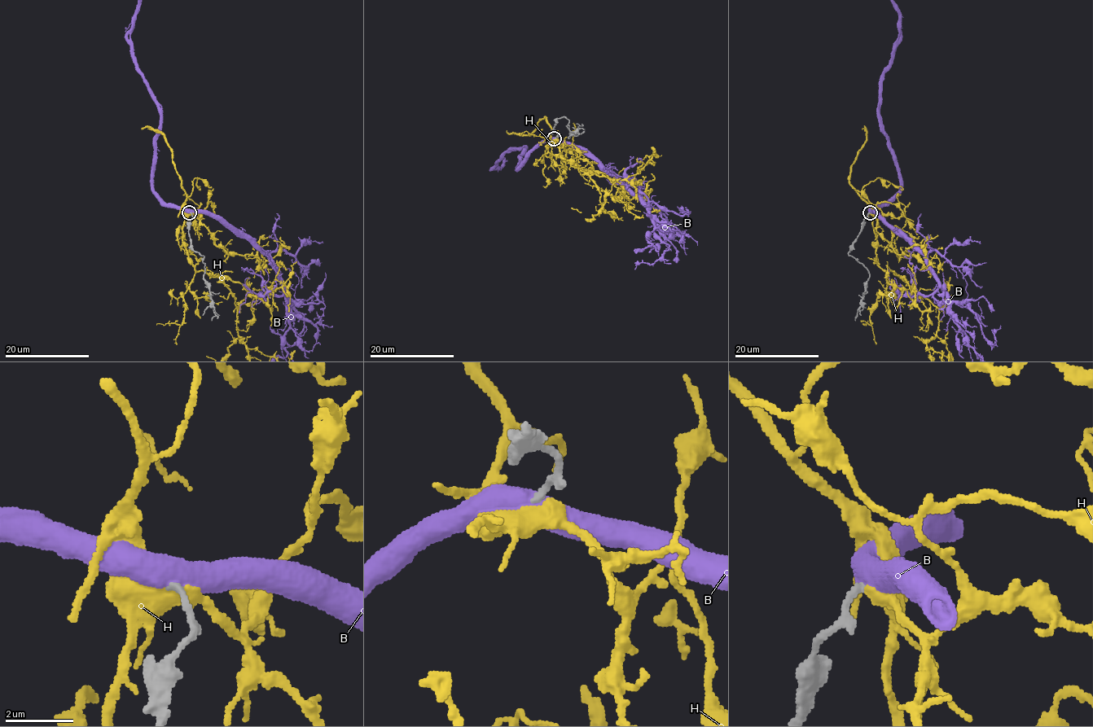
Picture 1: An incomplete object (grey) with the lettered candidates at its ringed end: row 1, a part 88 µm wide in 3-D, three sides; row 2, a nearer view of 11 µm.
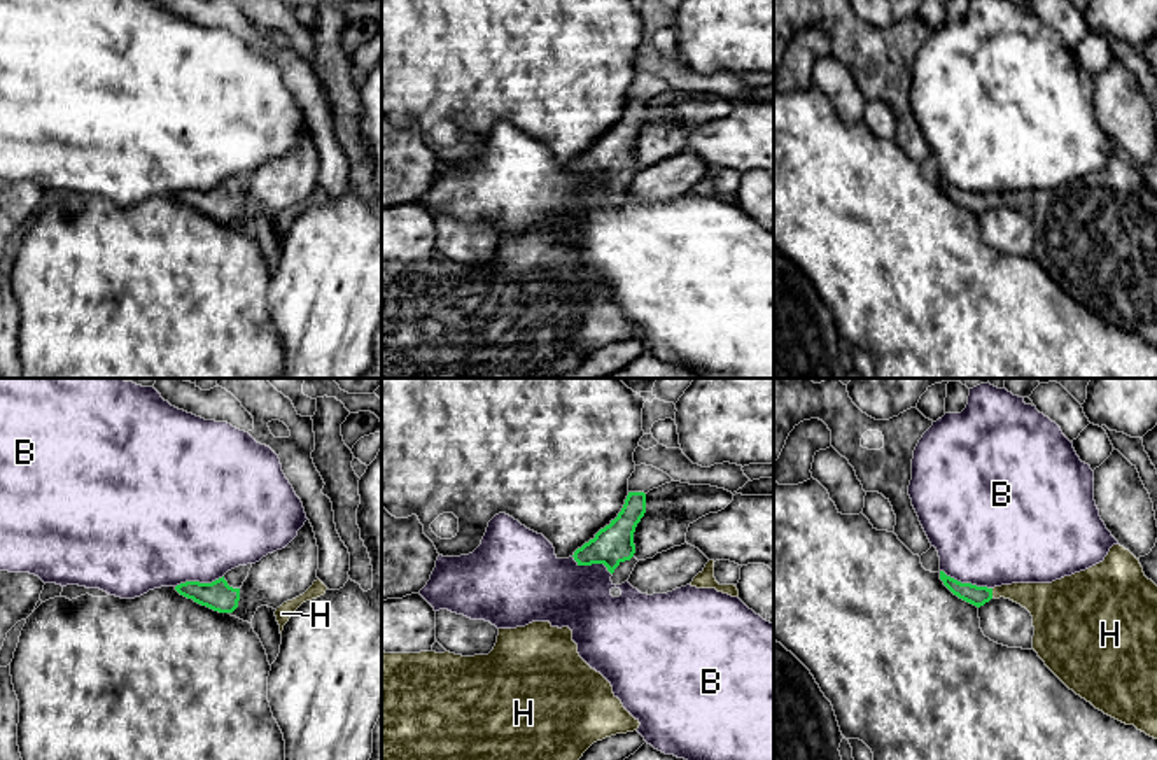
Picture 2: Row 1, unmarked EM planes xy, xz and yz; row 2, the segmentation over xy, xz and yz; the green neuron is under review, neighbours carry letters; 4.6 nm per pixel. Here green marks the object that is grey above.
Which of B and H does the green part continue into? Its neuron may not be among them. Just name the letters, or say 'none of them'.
H

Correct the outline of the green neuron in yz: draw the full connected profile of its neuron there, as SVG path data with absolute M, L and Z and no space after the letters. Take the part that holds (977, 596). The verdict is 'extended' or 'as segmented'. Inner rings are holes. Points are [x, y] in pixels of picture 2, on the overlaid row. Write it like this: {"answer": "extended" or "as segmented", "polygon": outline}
{"answer": "extended", "polygon": "M1113 545L1103 562L1052 583L1012 583L987 588L961 583L943 571L940 571L940 580L954 595L977 608L992 597L1005 597L1026 608L1033 616L1033 650L1045 665L1096 709L1157 739L1157 585L1145 576L1139 560L1129 550Z"}

